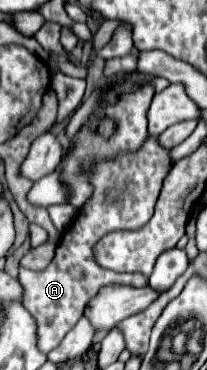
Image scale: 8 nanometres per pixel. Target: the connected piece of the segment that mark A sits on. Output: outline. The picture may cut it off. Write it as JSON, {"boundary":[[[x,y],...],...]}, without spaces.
{"boundary":[[[149,135],[145,139],[145,143],[135,153],[121,153],[115,159],[107,159],[107,161],[97,163],[93,167],[91,175],[89,175],[89,183],[93,185],[93,195],[79,209],[79,215],[73,221],[73,225],[63,233],[63,237],[61,237],[61,241],[55,249],[55,257],[49,263],[49,267],[43,269],[43,271],[19,269],[17,281],[23,287],[23,305],[33,315],[33,319],[37,323],[37,347],[39,347],[39,351],[49,353],[51,349],[55,349],[61,343],[61,339],[67,335],[67,331],[73,329],[75,323],[83,317],[85,305],[99,291],[99,287],[109,285],[109,283],[125,283],[125,285],[131,285],[131,287],[145,287],[147,285],[147,279],[141,273],[115,273],[115,271],[99,267],[93,259],[93,245],[97,243],[97,239],[101,239],[103,235],[107,235],[111,231],[133,231],[133,229],[143,227],[151,219],[155,201],[159,197],[159,191],[161,191],[161,183],[163,183],[165,175],[169,173],[171,165],[173,165],[173,161],[171,161],[169,149],[161,147],[157,137],[153,137],[153,135]]]}

